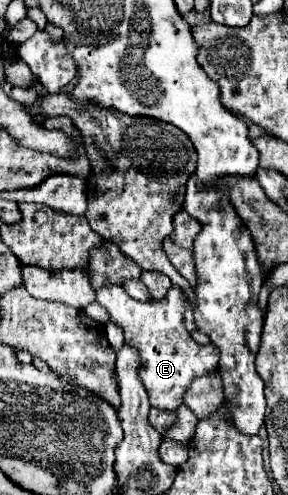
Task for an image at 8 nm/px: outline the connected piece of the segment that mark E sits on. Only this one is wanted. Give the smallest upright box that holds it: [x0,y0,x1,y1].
[96,285,218,411]

